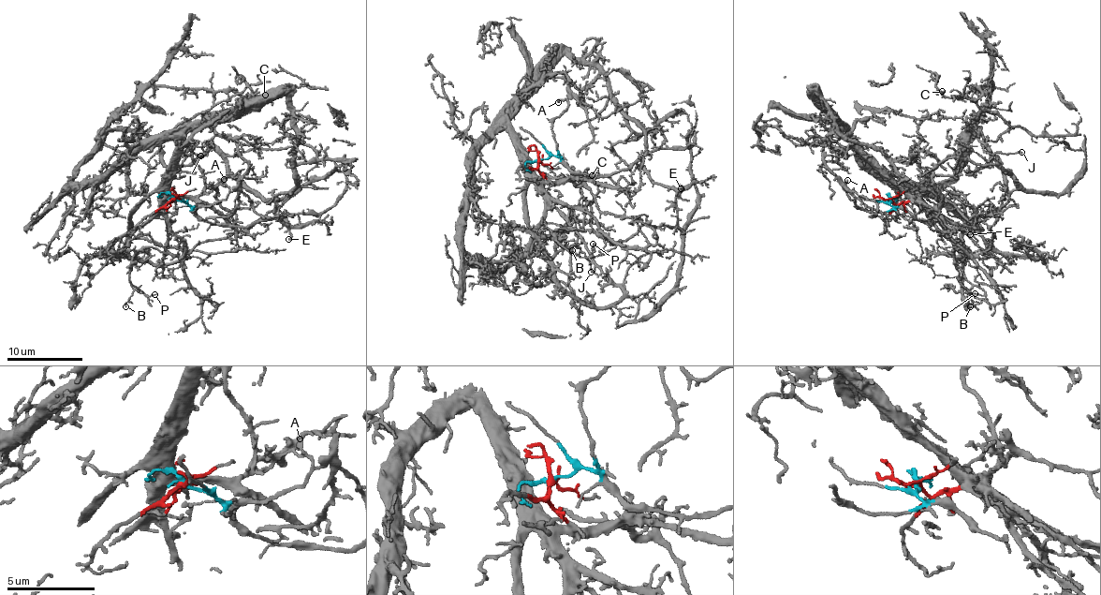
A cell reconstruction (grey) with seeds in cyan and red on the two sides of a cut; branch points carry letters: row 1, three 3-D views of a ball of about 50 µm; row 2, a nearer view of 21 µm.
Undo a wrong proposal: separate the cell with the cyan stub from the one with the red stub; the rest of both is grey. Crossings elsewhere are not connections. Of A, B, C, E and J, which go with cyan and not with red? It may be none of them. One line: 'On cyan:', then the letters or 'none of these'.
On cyan: A, B

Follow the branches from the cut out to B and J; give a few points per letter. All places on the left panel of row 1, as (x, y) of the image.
B: (174, 197), (228, 224), (323, 214), (346, 183), (344, 164), (245, 230), (177, 256), (142, 247), (126, 307)
J: (172, 197), (173, 141), (68, 183), (110, 131), (155, 141), (177, 167), (200, 155)

